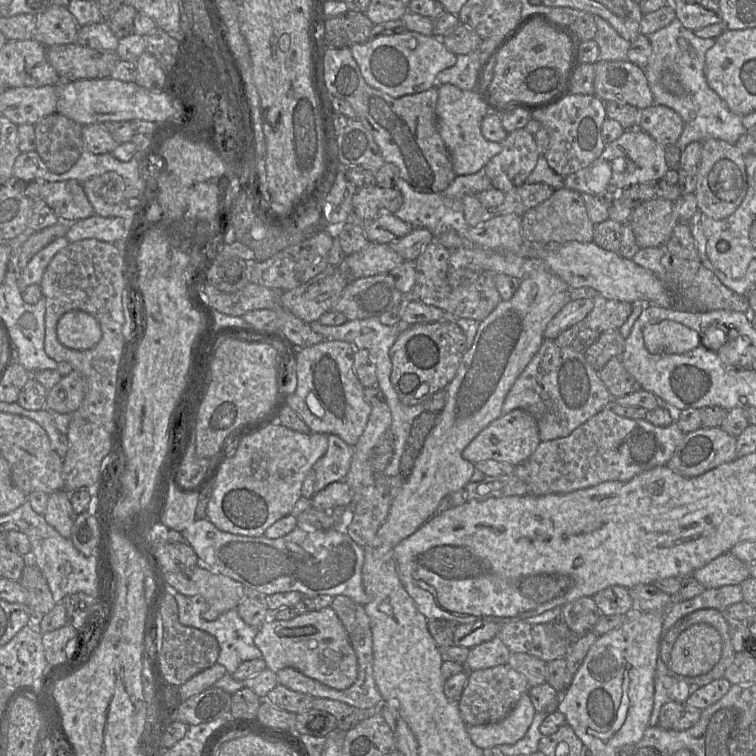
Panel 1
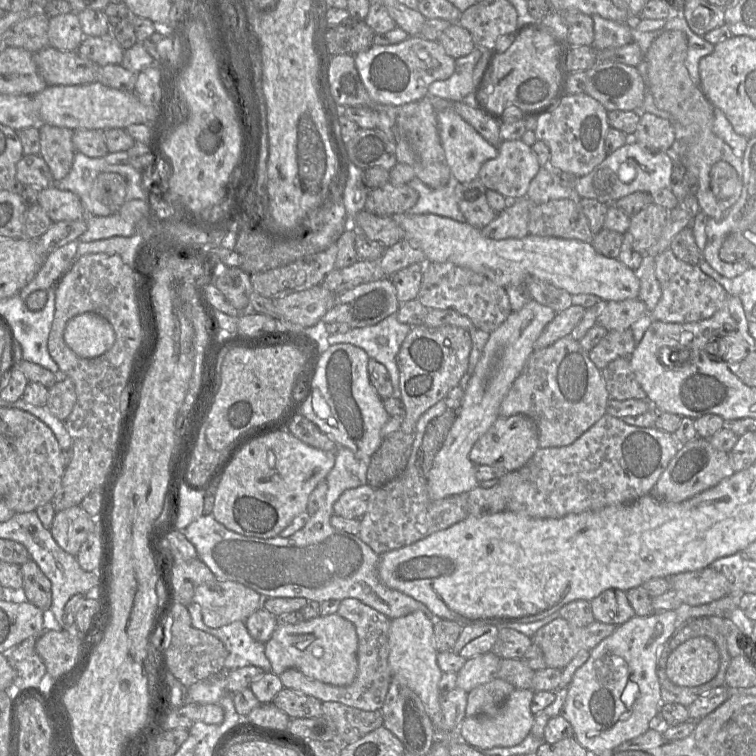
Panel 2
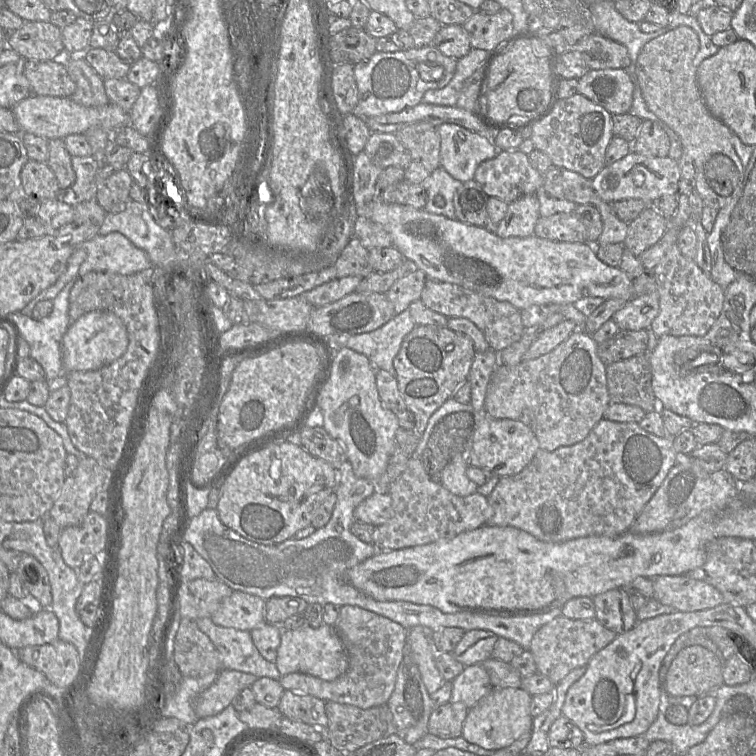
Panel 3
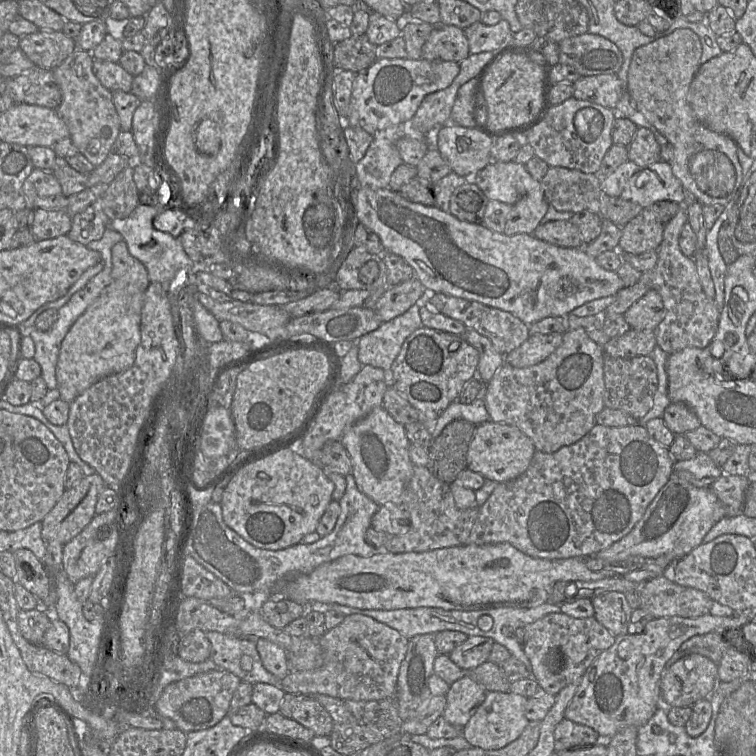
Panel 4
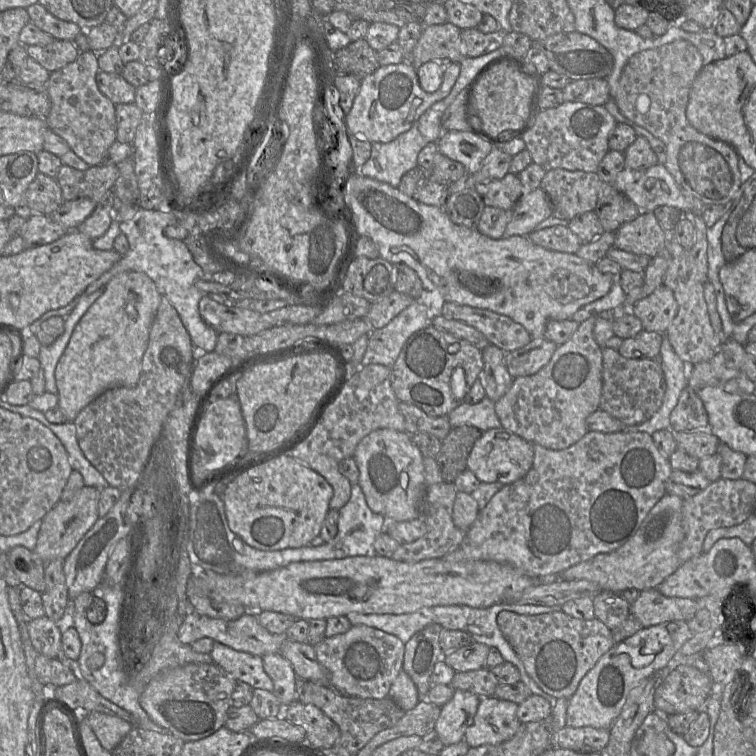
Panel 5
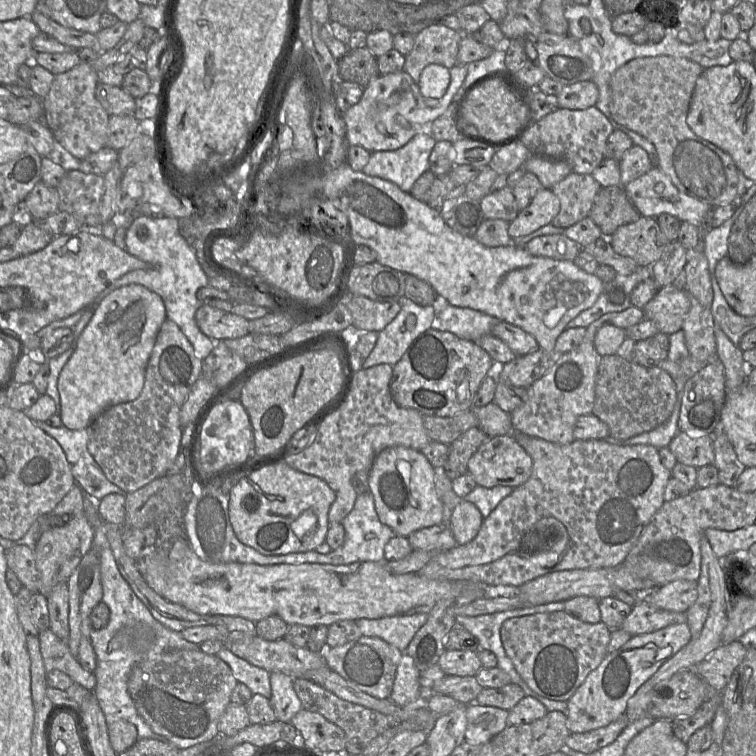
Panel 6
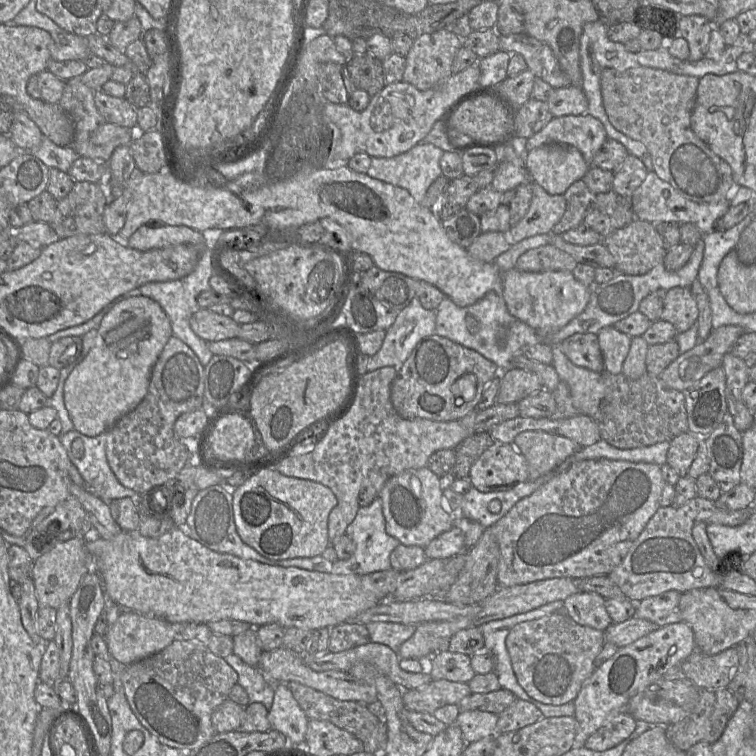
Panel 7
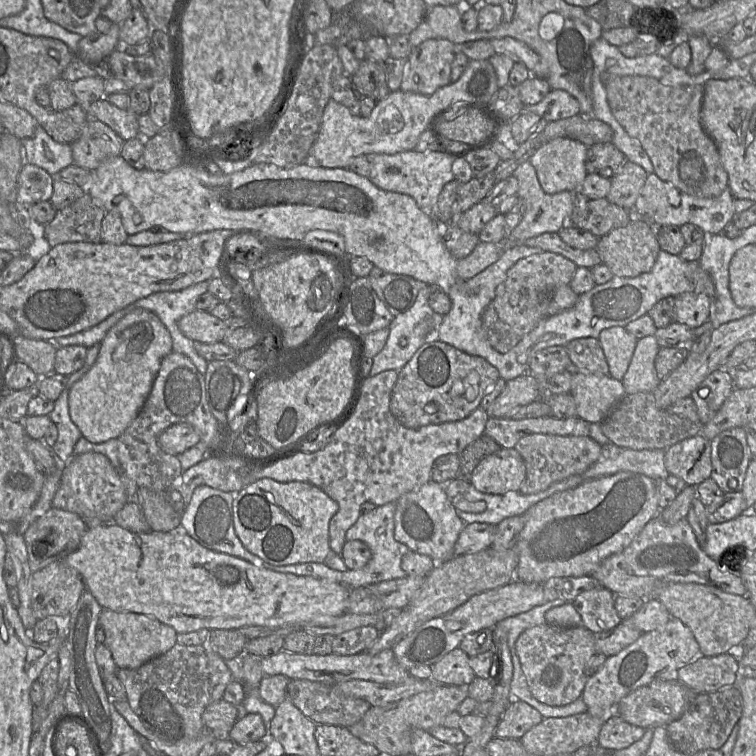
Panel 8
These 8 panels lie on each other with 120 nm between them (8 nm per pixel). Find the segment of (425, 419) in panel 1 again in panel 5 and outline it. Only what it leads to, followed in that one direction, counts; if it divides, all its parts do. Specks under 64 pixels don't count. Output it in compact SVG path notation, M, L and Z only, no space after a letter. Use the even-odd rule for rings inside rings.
M461 425L452 428L441 440L441 448L435 460L444 481L453 482L467 469L468 456L481 434L482 431L474 426Z

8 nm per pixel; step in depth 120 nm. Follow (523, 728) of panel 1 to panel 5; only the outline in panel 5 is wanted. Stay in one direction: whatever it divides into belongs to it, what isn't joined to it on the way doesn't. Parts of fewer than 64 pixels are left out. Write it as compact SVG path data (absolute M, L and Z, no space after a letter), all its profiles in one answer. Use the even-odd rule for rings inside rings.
M495 696L482 698L463 740L470 748L475 748L511 739L521 725L517 717L518 705Z

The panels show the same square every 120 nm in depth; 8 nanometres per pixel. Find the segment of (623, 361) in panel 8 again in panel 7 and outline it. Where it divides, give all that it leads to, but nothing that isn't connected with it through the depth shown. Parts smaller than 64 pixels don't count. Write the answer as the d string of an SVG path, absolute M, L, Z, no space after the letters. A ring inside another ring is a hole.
M612 326L601 328L596 335L604 370L615 375L622 373L623 362L630 349L631 337Z

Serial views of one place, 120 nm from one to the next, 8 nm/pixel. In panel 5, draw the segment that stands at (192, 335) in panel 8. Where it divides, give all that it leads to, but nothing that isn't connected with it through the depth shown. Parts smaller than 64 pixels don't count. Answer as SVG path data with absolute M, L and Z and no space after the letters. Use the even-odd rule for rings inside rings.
M203 295L199 301L199 313L203 321L219 333L250 336L273 327L269 313L231 307L220 304Z

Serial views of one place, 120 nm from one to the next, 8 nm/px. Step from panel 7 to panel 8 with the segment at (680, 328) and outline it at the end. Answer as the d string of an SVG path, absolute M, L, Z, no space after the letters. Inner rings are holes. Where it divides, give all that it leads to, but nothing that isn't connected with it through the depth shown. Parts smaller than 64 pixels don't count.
M684 292L675 297L675 320L692 329L709 321L711 298L703 293Z

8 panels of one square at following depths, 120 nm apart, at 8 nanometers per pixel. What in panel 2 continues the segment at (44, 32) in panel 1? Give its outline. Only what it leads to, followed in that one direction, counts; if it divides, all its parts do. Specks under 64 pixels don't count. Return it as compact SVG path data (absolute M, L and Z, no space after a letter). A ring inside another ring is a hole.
M76 12L50 17L49 46L62 51L77 51L84 37Z

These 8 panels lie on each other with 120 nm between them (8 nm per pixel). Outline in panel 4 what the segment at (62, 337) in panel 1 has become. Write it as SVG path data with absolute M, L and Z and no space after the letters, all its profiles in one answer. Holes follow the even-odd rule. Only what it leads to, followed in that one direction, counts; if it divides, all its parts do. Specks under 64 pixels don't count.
M124 240L117 242L112 247L110 284L76 320L61 342L56 364L60 399L71 404L94 383L133 365L141 340L141 312L149 284L144 264L130 254Z

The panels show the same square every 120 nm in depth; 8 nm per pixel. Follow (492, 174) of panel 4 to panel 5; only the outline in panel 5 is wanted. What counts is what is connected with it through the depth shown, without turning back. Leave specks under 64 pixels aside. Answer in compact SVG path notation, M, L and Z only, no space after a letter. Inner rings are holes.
M508 172L501 179L475 185L475 190L482 198L485 206L512 210L525 193L518 175Z

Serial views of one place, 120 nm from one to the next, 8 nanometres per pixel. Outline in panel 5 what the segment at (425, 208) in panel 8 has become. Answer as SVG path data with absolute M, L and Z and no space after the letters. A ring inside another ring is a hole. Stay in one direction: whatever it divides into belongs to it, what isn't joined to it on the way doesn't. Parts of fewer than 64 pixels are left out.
M413 125L391 142L371 144L370 157L359 174L398 188L403 175L418 166L417 156L427 141Z

